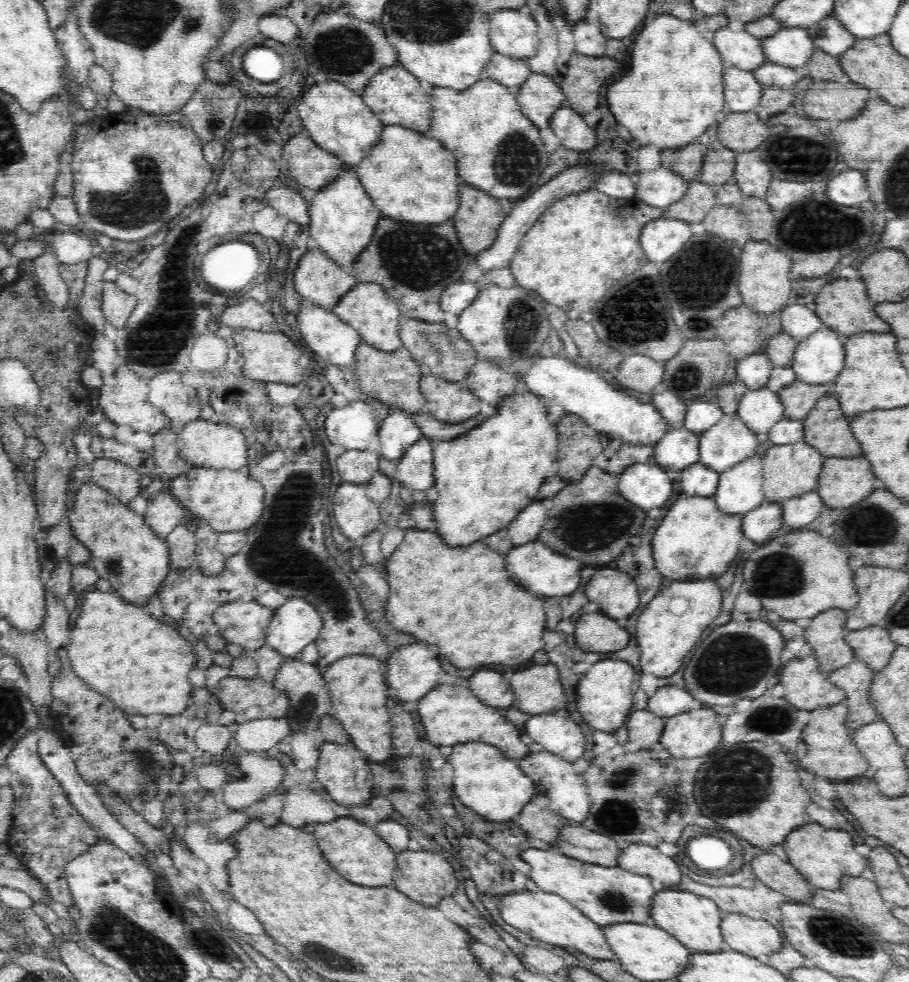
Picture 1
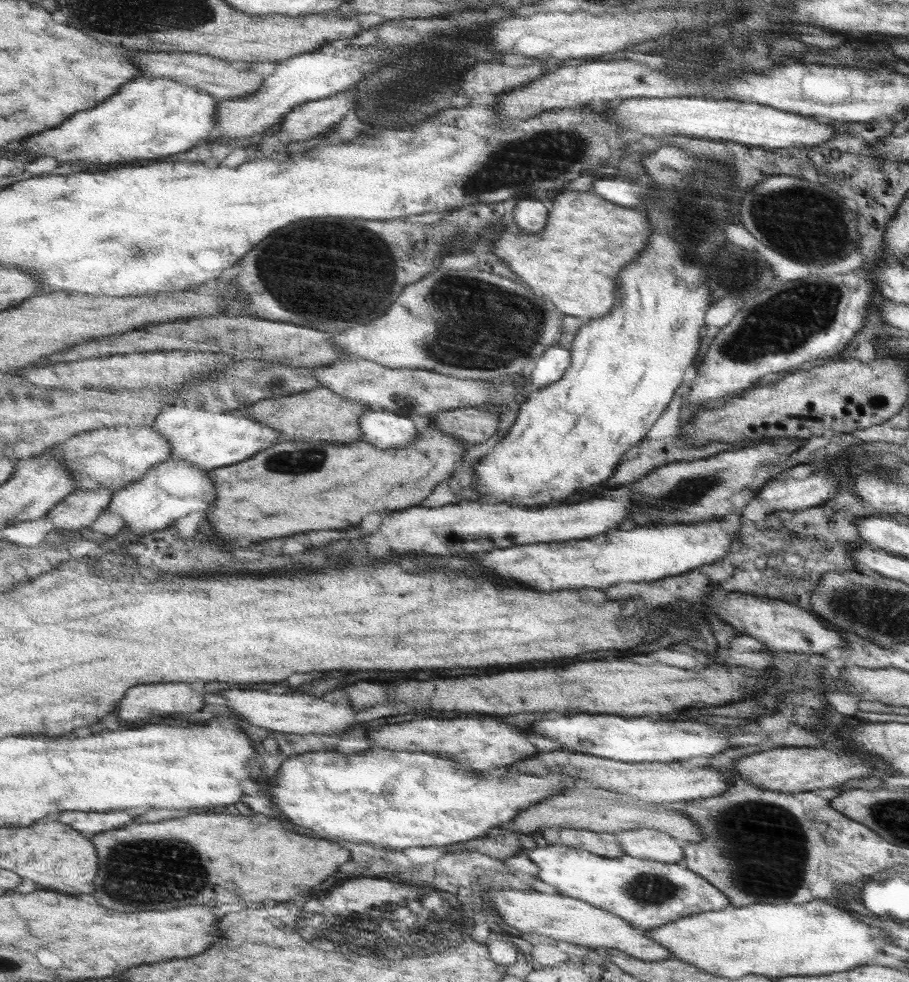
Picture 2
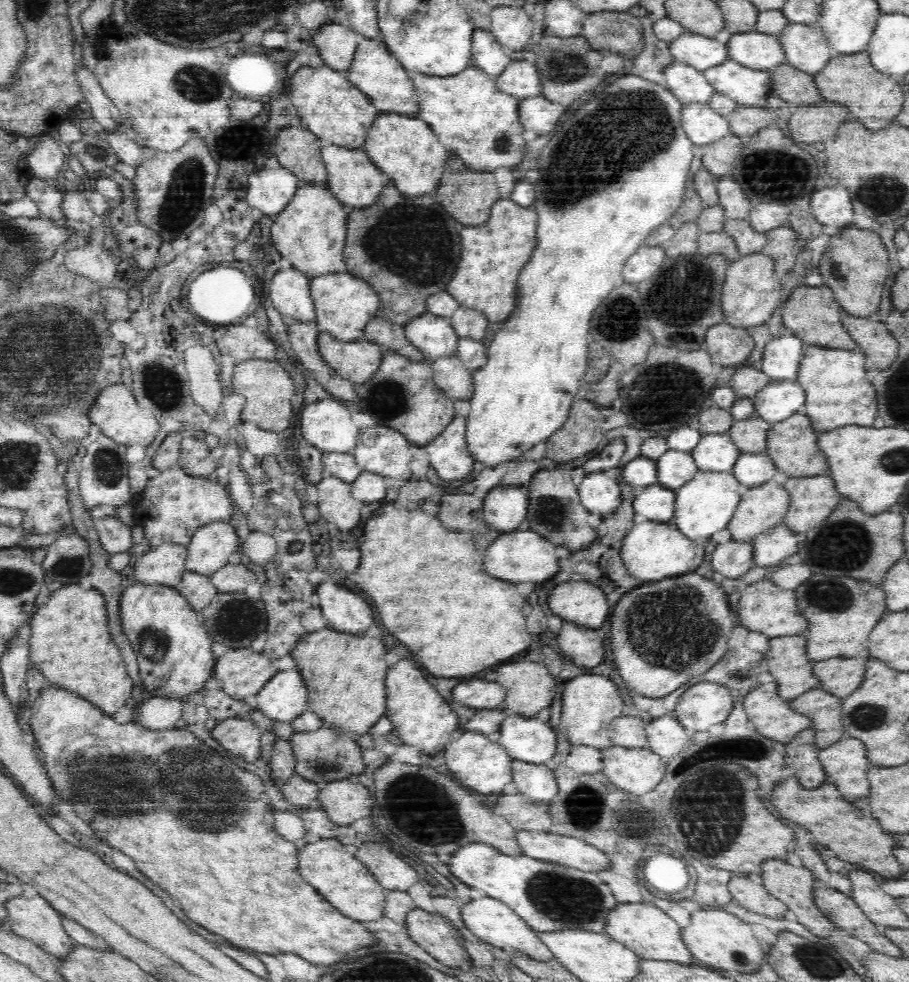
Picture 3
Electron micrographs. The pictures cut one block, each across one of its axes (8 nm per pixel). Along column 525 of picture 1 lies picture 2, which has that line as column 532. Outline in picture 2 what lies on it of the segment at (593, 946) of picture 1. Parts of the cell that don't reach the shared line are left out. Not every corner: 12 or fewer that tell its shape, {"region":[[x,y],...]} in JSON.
{"region":[[562,894],[483,901],[520,932],[647,961],[673,958],[647,930]]}

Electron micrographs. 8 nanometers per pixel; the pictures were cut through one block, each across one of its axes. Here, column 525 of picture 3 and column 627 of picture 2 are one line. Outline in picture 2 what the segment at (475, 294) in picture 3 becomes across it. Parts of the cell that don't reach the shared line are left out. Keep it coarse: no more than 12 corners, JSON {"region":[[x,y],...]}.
{"region":[[558,192],[494,253],[564,315],[602,318],[646,214]]}

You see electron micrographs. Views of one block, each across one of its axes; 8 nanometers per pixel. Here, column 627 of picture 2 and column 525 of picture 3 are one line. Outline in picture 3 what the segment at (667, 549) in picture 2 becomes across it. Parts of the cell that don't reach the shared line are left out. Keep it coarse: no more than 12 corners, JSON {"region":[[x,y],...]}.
{"region":[[534,532],[492,541],[484,568],[508,582],[546,582],[557,545]]}

